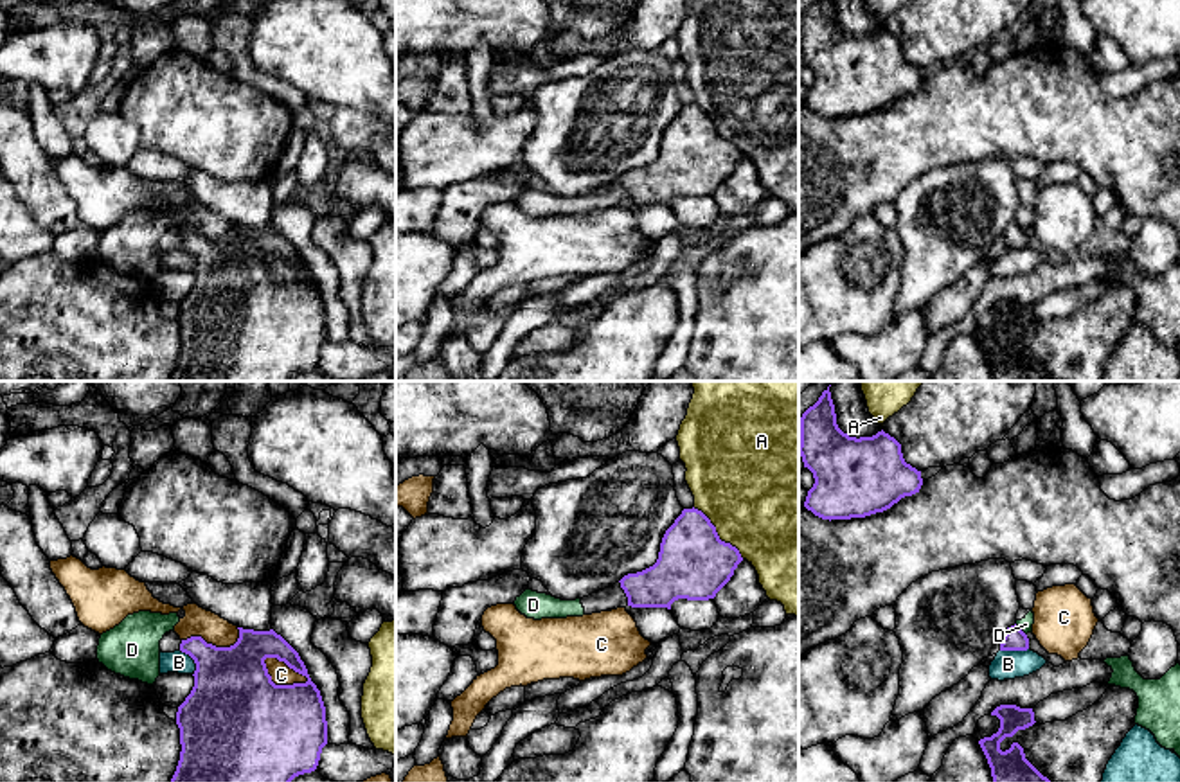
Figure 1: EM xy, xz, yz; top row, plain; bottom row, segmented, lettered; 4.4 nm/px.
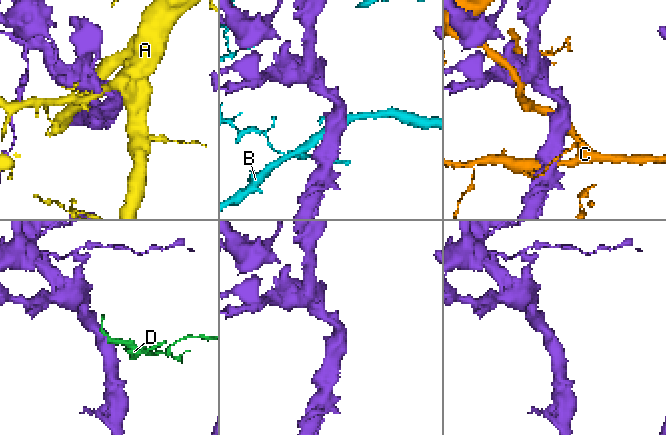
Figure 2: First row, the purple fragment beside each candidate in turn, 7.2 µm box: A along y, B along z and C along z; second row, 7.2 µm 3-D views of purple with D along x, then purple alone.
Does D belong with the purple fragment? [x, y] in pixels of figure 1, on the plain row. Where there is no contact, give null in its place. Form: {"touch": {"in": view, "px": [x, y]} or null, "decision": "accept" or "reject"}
{"touch": {"in": "yz", "px": [1020, 227]}, "decision": "reject"}

